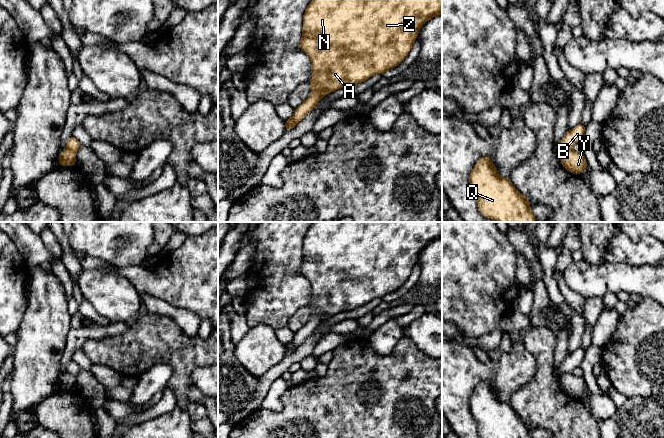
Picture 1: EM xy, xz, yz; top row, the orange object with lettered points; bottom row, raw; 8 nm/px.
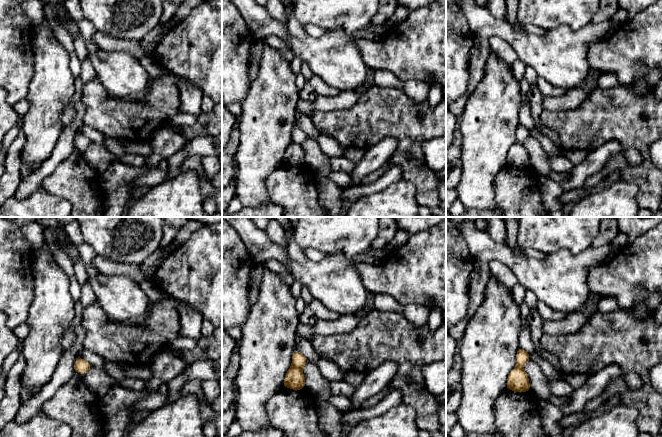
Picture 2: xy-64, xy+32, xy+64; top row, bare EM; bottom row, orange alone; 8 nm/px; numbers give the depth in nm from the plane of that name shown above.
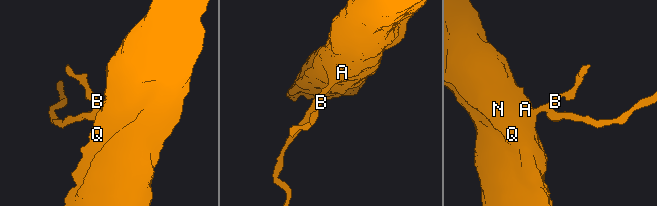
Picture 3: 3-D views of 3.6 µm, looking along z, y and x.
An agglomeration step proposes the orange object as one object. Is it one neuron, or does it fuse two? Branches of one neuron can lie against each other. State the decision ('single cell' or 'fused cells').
fused cells

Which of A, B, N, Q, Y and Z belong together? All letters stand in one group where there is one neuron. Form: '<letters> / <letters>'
A B N Q Z / Y

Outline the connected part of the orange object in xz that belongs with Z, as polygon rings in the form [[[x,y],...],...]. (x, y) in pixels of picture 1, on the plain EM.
[[[314,222],[303,240],[300,273],[311,284],[311,318],[294,334],[297,349],[328,317],[362,307],[375,298],[385,298],[409,278],[419,253],[432,241],[442,238],[442,222]]]

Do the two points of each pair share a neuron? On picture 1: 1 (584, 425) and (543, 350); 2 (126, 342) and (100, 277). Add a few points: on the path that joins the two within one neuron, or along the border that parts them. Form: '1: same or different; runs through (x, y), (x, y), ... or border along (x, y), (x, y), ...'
1: same; runs through (564, 410), (544, 390), (544, 370)
2: different; border along (139, 316), (129, 322)

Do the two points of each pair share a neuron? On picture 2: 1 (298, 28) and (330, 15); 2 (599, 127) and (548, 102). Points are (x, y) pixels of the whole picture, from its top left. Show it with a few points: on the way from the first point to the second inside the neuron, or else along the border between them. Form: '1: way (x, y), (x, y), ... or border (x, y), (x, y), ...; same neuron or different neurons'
1: border (293, 10), (295, 18), (302, 25); different neurons
2: border (585, 98), (577, 107), (572, 109), (544, 111); different neurons

